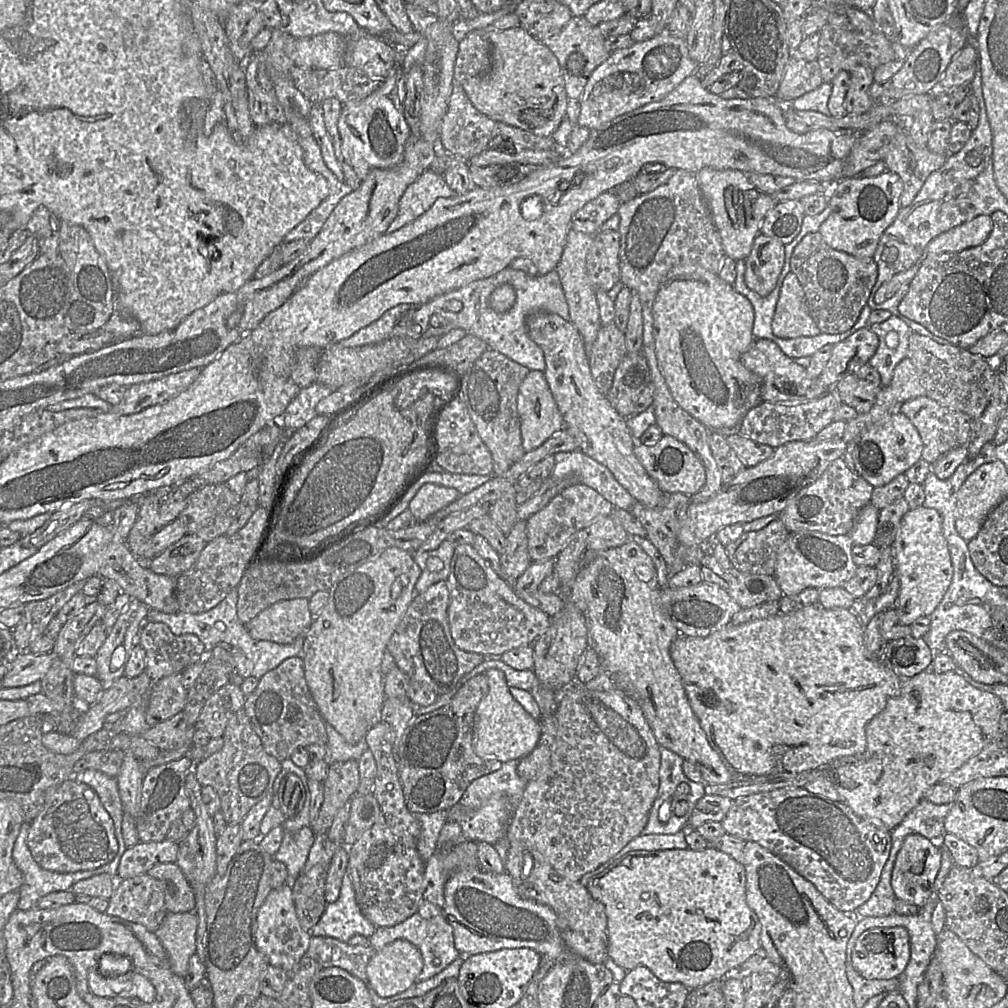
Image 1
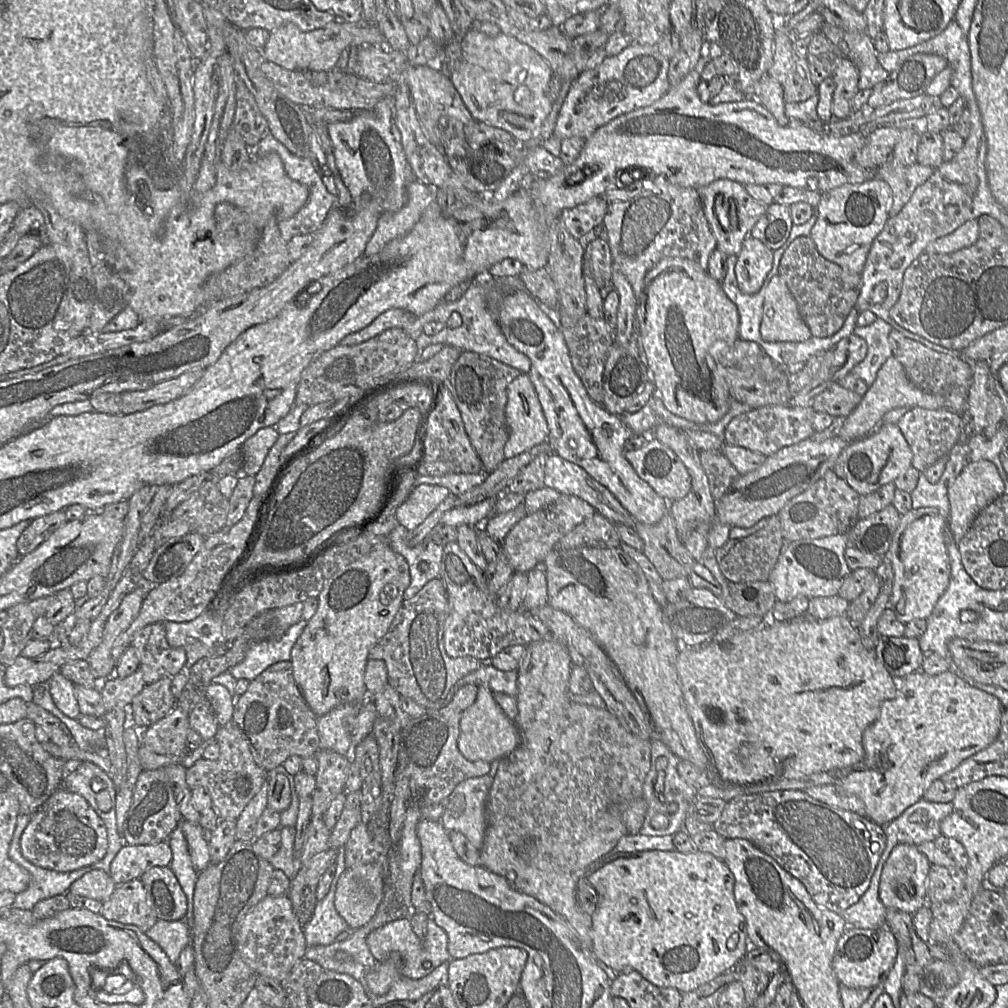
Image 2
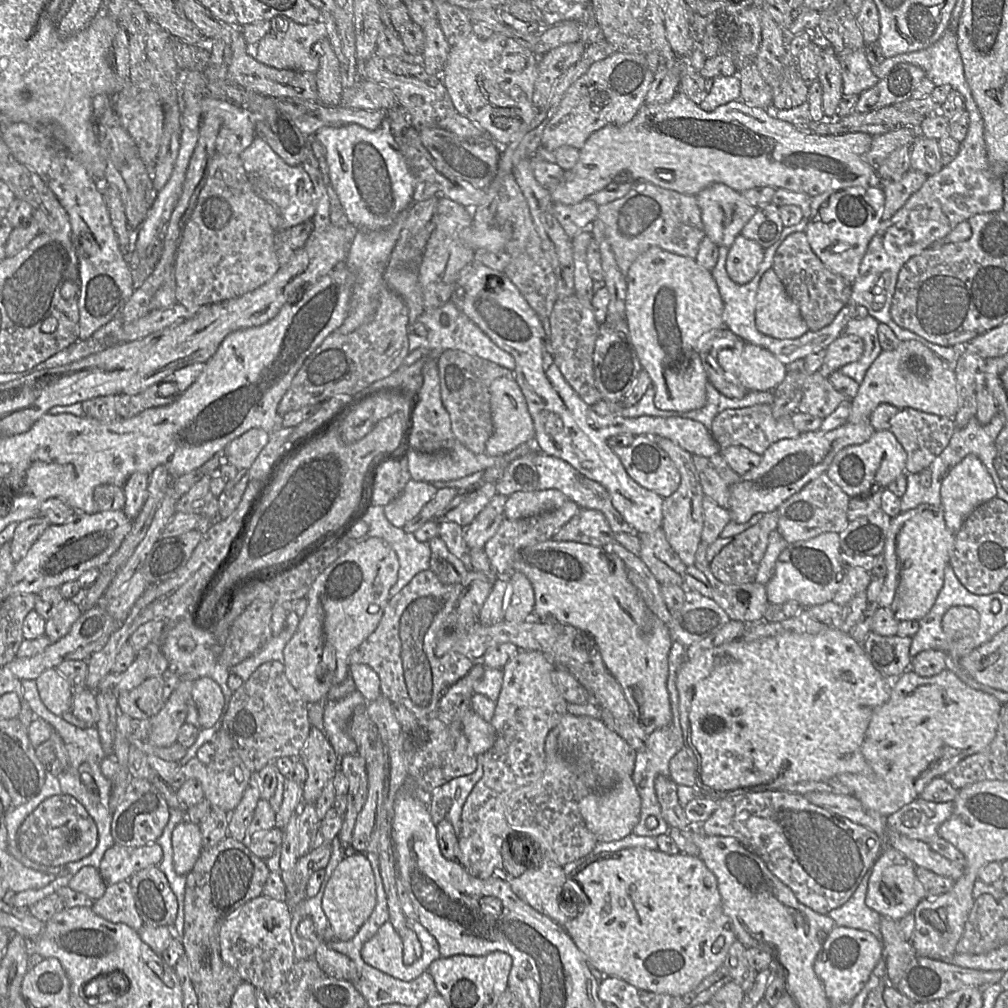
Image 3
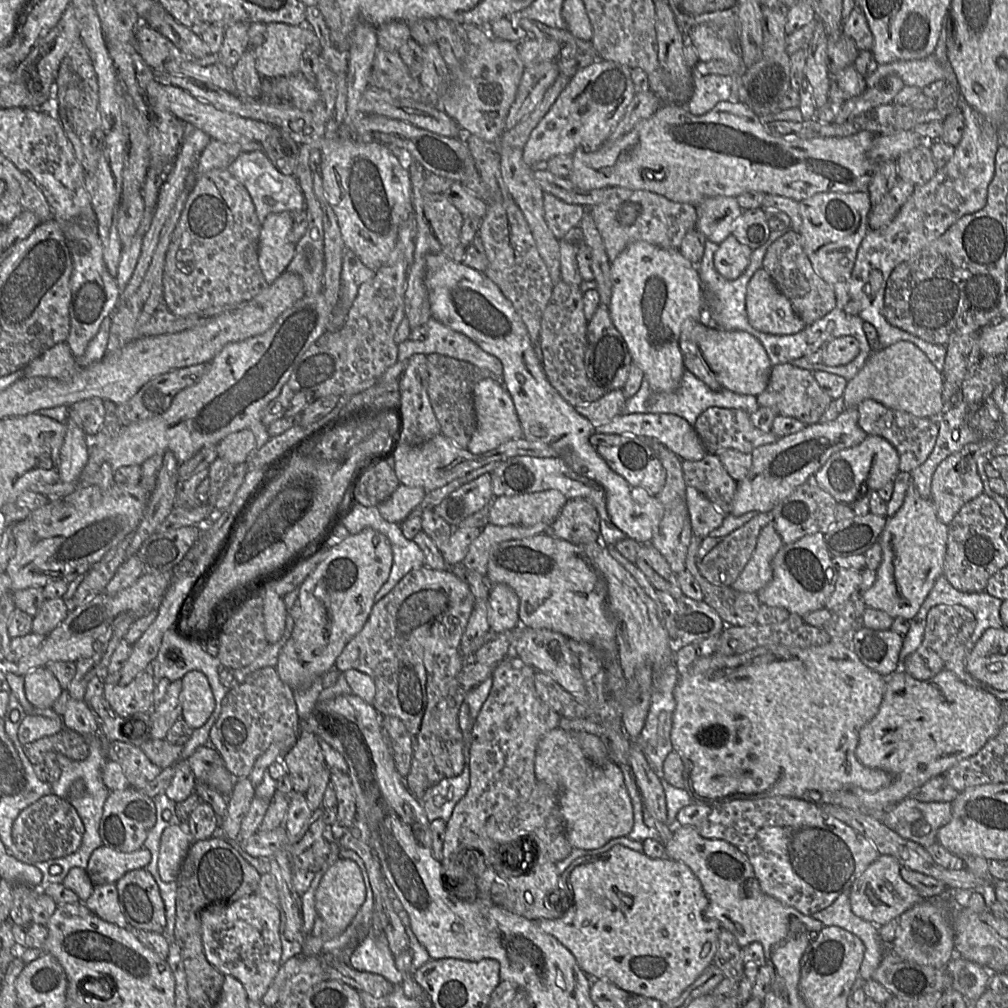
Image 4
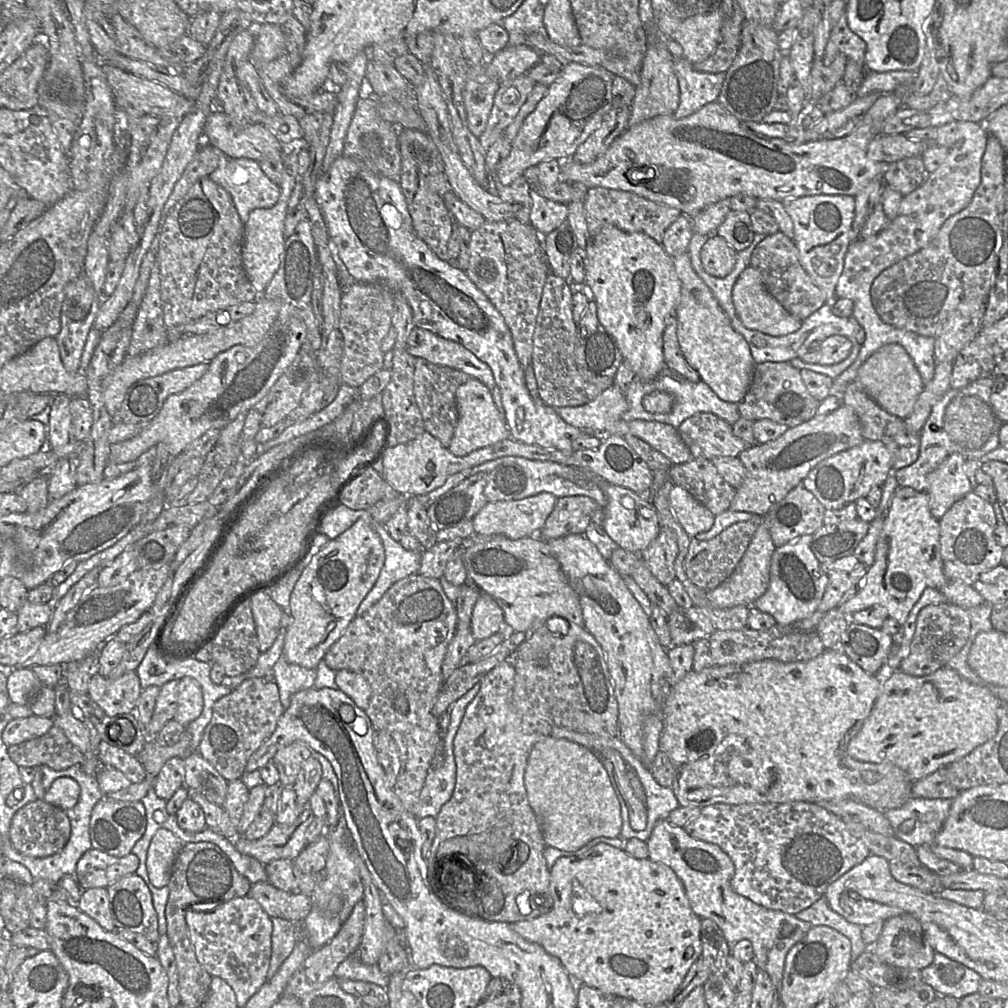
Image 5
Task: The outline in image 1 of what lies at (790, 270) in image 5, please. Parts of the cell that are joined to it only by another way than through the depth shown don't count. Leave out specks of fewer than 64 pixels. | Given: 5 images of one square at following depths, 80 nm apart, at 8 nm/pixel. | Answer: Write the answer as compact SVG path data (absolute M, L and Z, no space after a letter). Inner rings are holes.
M818 232L806 235L795 247L790 269L804 289L812 319L824 334L840 334L856 324L878 277L878 265L873 257L859 259L835 250L825 243Z

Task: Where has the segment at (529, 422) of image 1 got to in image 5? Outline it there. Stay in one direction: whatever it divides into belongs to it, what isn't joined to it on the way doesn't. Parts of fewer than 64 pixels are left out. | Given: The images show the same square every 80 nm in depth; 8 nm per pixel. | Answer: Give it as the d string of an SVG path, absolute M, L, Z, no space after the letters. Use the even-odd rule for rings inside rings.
M471 378L456 391L458 420L453 437L448 445L456 456L469 453L510 438L510 431L503 413L496 406L490 389L481 381Z

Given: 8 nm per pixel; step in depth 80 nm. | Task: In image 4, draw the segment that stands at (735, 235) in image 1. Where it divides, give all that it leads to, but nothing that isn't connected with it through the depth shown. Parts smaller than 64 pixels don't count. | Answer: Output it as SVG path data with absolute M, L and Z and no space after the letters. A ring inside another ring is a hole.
M727 196L706 198L696 206L696 210L697 230L717 244L731 235L732 225L743 211L735 197Z

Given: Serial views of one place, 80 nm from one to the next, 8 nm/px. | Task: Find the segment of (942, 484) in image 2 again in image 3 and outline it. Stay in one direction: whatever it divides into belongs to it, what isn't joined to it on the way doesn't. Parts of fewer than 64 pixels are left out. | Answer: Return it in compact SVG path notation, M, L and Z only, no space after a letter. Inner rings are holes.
M911 473L907 476L907 489L901 497L901 512L914 509L921 504L941 506L941 485L944 473L939 480L933 481L933 486L925 487L920 483L921 473Z

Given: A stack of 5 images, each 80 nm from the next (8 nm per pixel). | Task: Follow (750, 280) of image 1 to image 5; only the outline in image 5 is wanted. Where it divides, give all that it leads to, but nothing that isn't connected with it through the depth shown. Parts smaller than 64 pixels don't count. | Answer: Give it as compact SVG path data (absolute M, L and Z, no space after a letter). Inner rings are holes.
M717 235L709 237L700 250L704 270L716 278L724 278L731 273L737 254L738 252Z

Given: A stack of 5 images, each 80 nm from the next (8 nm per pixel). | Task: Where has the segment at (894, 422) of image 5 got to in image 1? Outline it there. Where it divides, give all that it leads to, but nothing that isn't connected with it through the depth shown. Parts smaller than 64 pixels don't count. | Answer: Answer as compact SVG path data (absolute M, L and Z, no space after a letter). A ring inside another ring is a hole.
M928 396L913 398L901 404L897 411L906 415L917 428L923 442L921 459L930 464L934 464L950 451L964 446L969 440L974 421L970 415L943 406Z

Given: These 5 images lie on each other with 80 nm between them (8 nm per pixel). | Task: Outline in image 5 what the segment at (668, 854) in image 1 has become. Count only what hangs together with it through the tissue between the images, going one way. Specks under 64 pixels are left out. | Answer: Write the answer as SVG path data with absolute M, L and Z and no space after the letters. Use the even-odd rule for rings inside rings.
M594 844L582 853L560 857L556 860L550 868L549 892L553 899L553 906L548 913L527 921L512 923L512 928L524 939L539 944L548 954L557 958L568 974L584 986L632 999L647 1007L668 1003L682 984L691 966L701 955L701 918L692 910L682 882L670 867L662 863L651 861L648 858L635 858L624 850L608 844Z

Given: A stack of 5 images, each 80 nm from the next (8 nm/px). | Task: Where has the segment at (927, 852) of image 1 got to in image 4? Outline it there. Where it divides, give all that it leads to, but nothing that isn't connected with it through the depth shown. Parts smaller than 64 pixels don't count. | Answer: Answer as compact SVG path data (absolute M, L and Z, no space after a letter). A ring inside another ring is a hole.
M879 855L877 859L852 884L849 891L852 912L880 927L911 909L924 900L916 888L907 883L900 874L902 866L890 855Z

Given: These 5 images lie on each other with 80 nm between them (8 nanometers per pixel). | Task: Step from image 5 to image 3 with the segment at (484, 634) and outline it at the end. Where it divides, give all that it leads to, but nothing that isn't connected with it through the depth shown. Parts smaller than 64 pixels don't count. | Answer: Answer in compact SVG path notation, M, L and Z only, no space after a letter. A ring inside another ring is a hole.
M515 572L510 577L498 579L507 579L513 589L513 595L503 620L518 623L529 619L535 603L534 590L529 579L519 572Z

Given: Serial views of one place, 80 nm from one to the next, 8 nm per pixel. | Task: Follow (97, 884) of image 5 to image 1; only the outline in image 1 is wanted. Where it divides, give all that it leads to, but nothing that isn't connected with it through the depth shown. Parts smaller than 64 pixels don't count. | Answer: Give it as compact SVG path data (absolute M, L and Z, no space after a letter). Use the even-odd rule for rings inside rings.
M171 840L139 842L120 858L116 878L123 880L146 873L158 864L176 863L179 843Z

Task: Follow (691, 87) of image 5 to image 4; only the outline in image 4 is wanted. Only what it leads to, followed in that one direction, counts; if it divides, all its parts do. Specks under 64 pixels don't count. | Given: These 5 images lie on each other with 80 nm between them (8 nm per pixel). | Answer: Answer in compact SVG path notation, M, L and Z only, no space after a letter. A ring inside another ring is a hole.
M691 69L692 94L686 103L687 109L694 115L709 112L717 103L727 101L732 92L732 75L702 75Z

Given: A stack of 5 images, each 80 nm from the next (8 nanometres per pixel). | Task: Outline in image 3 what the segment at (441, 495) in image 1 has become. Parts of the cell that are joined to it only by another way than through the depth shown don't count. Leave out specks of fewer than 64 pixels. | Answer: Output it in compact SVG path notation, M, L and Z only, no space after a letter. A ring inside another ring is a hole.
M410 480L403 491L383 507L386 518L394 526L403 528L419 514L437 491L431 483Z

